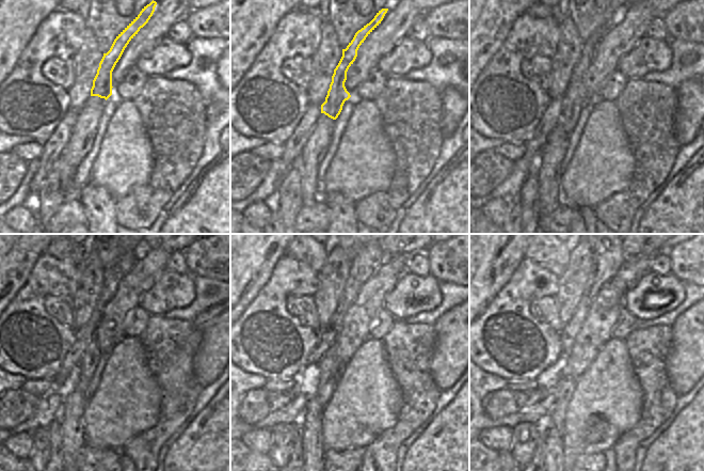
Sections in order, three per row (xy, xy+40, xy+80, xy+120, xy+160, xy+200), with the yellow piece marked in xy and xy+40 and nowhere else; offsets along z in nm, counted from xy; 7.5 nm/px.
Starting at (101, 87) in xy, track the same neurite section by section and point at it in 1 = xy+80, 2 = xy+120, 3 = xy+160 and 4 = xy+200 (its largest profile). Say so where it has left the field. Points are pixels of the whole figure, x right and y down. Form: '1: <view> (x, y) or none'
1: xy+80 (574, 100)
2: xy+120 (89, 362)
3: xy+160 (331, 367)
4: xy+200 (556, 418)

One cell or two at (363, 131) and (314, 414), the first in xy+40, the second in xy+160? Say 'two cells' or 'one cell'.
two cells

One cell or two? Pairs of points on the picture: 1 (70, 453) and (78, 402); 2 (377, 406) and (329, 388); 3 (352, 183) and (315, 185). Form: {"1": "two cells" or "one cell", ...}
{"1": "one cell", "2": "two cells", "3": "two cells"}

